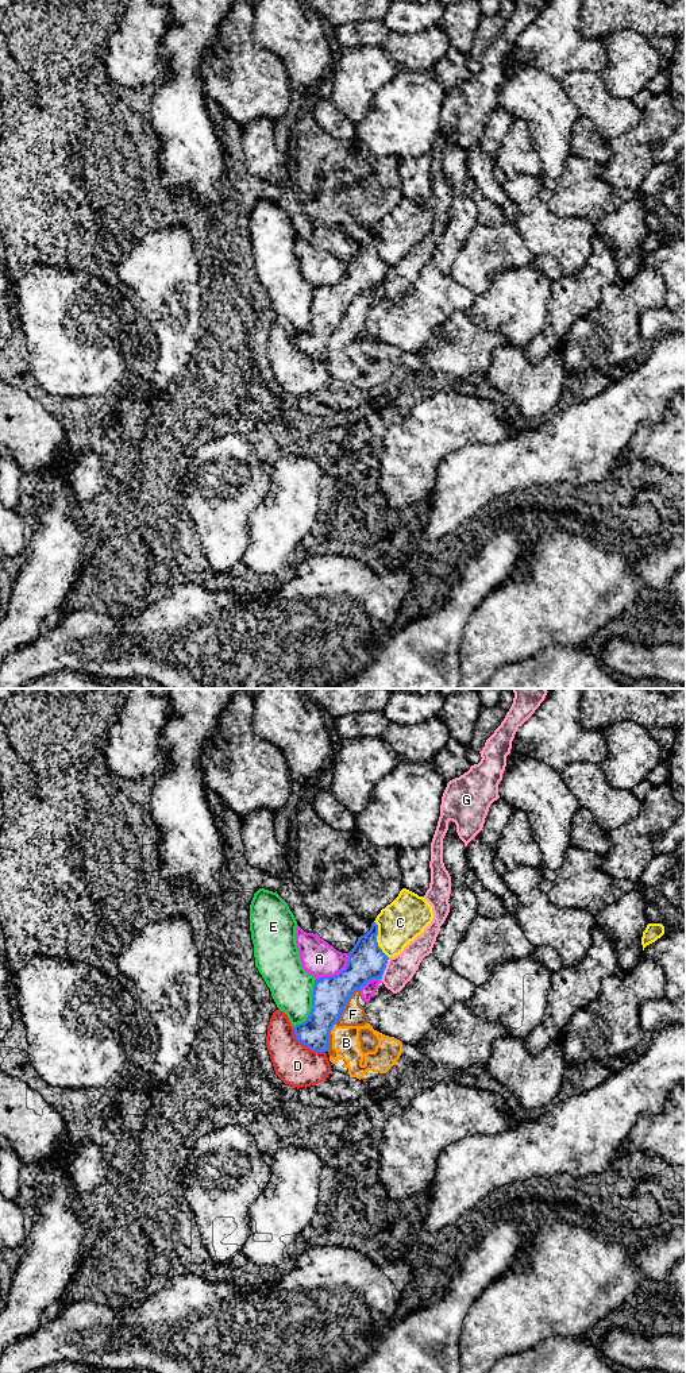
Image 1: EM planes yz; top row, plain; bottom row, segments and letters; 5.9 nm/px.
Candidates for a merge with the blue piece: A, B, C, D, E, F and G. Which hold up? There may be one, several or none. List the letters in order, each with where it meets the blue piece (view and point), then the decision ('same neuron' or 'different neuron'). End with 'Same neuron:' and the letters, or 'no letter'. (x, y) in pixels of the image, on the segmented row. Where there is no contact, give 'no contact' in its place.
A: contact yz (338, 974); different neuron
B: contact yz (332, 1026); different neuron
C: contact yz (376, 940); different neuron
D: contact yz (305, 1044); different neuron
E: contact yz (312, 1006); different neuron
F: contact yz (345, 1006); different neuron
G: contact yz (385, 967); different neuron
Same neuron: no letter

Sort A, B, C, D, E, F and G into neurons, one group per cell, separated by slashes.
A B F / C / D / E / G

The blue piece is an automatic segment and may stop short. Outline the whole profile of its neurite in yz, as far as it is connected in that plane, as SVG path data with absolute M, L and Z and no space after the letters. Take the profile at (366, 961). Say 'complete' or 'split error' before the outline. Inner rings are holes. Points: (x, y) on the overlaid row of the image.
complete | M373 922L370 930L365 936L358 937L357 944L348 952L346 968L335 976L323 976L315 980L312 1010L305 1022L294 1026L297 1041L315 1052L327 1052L329 1031L340 1018L340 1014L352 992L358 988L361 990L373 979L382 979L389 957L378 946L377 936L378 925Z

